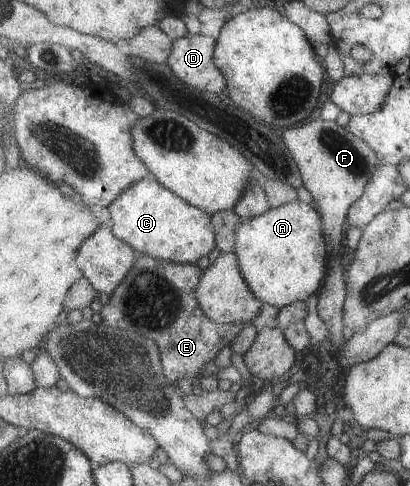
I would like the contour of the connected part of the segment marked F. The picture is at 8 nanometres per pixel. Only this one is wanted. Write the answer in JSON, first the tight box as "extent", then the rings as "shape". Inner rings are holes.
{"extent":[285,118,379,349],"shape":[[[315,118],[315,122],[303,128],[291,128],[285,134],[287,148],[299,166],[304,187],[311,193],[314,205],[321,214],[325,240],[329,240],[329,275],[318,294],[318,312],[325,324],[329,324],[329,340],[333,349],[343,346],[343,312],[347,297],[346,250],[344,232],[347,228],[349,210],[365,195],[367,184],[379,166],[375,150],[363,140],[339,126],[335,121]]]}

